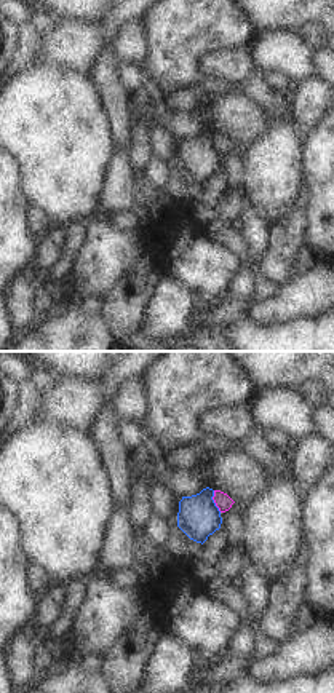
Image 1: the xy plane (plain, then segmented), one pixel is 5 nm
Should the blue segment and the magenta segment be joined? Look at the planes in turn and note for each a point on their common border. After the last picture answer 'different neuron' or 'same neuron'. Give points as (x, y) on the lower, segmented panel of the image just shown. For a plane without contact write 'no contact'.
(213, 502)

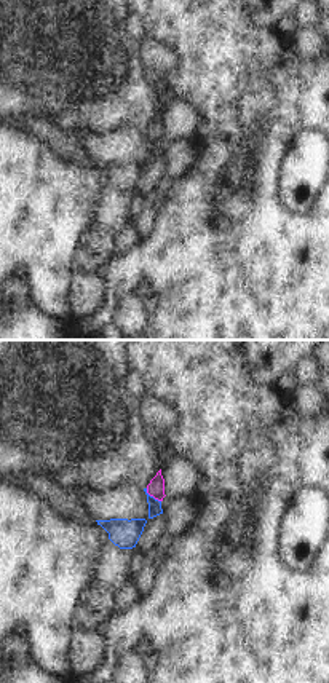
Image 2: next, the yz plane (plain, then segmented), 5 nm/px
(152, 497)

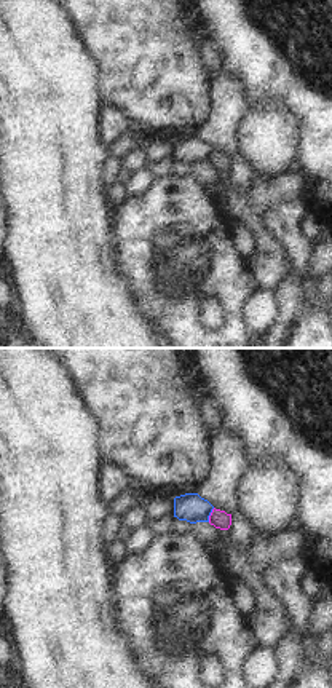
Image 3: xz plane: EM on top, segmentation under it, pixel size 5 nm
(209, 514)

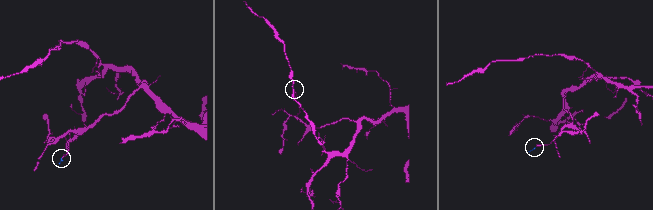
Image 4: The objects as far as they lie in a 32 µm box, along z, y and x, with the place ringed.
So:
different neuron

